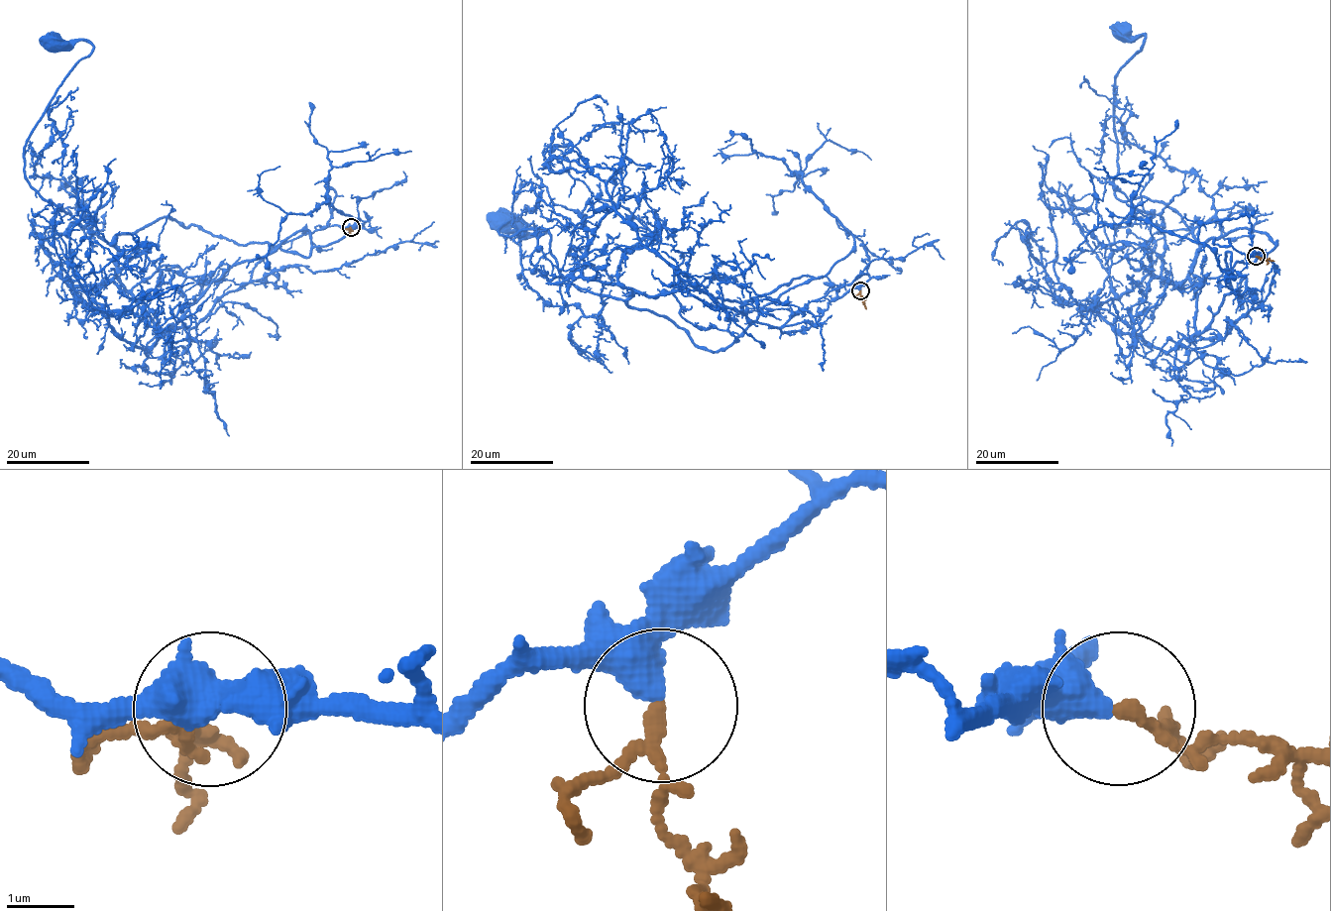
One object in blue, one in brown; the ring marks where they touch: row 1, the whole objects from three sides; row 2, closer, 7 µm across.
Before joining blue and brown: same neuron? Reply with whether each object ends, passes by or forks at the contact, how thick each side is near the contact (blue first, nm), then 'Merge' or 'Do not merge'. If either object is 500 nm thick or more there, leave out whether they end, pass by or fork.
At the ring blue forks. At the ring brown passes by. Thickness 300 nm (blue) against 160 nm. Do not merge

